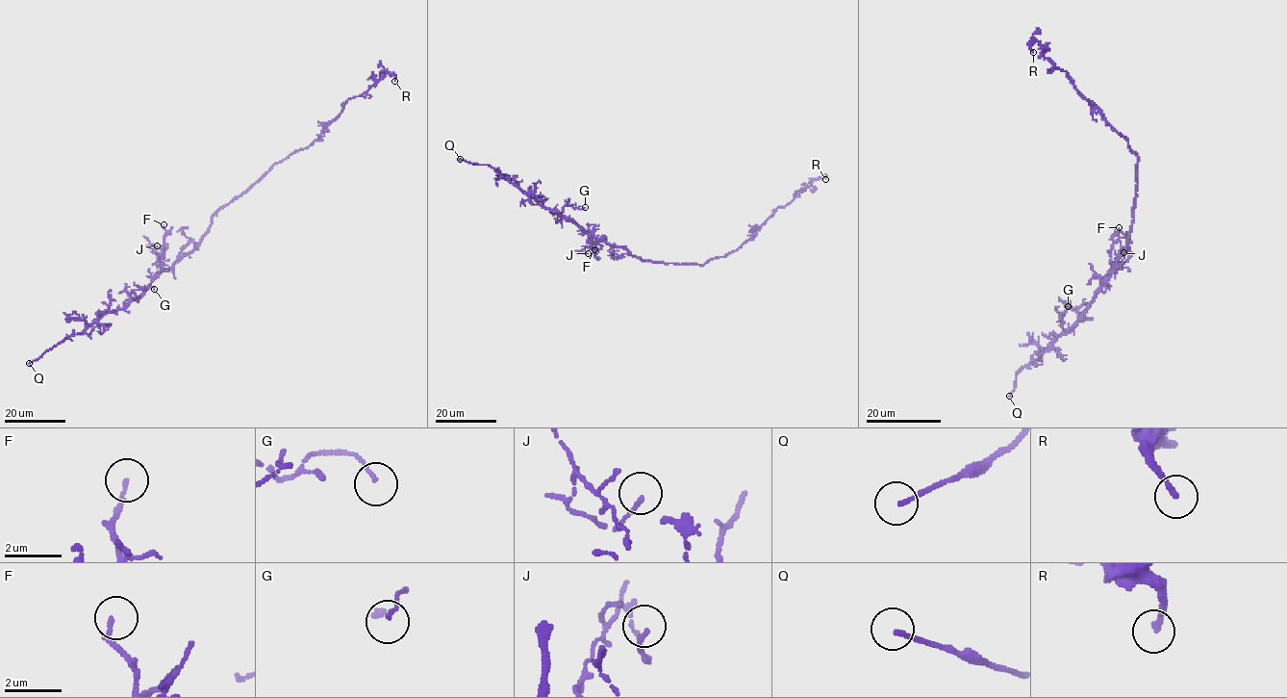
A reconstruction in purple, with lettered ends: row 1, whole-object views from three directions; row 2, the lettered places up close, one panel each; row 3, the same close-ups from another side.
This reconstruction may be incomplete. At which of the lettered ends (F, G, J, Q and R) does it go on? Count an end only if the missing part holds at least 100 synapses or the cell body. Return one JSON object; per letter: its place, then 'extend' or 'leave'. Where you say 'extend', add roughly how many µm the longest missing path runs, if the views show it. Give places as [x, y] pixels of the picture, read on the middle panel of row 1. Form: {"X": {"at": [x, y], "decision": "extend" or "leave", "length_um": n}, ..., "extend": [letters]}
{"F": {"at": [594, 249], "decision": "leave"}, "G": {"at": [585, 207], "decision": "leave"}, "J": {"at": [588, 253], "decision": "leave"}, "Q": {"at": [460, 159], "decision": "extend", "length_um": 10}, "R": {"at": [825, 179], "decision": "leave"}, "extend": ["Q"]}

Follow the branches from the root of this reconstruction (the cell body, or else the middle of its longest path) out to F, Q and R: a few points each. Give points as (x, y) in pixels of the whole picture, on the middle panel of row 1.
F: (644, 261), (626, 248), (607, 245), (599, 238), (592, 240), (596, 248), (594, 249)
Q: (644, 261), (626, 248), (609, 245), (601, 239), (592, 237), (568, 219), (542, 207), (488, 165), (460, 159)
R: (644, 261), (702, 265), (726, 255), (747, 241), (779, 206), (788, 205), (814, 180), (826, 176), (825, 179)

